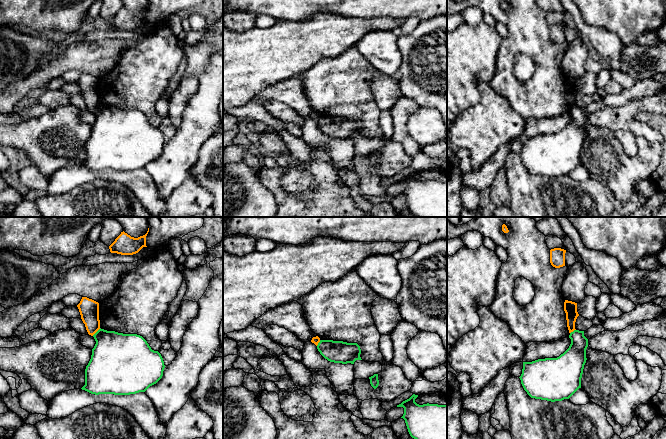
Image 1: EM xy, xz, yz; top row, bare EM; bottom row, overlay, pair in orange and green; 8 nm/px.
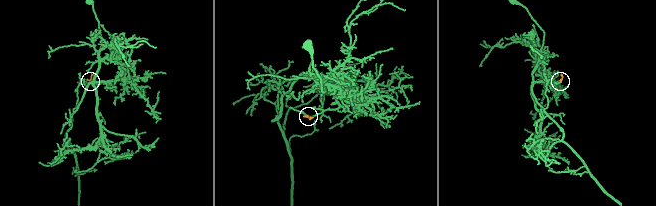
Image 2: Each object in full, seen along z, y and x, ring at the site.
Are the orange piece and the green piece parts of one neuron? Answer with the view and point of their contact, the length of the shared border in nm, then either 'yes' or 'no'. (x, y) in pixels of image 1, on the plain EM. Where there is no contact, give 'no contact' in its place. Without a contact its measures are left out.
contact xy (96, 107); length 90 nm; no

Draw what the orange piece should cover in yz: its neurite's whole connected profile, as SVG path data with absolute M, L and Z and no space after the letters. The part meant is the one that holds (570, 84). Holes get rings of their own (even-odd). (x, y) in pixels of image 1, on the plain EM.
M565 76L564 78L564 87L566 89L567 103L569 109L573 108L575 105L575 98L579 92L577 88L577 79Z

